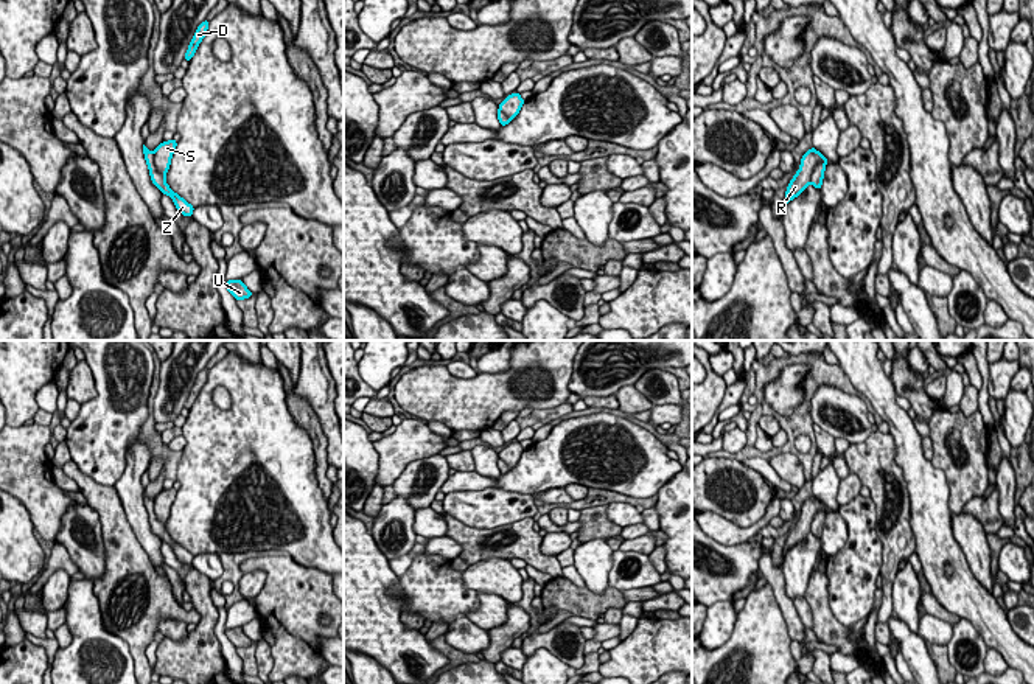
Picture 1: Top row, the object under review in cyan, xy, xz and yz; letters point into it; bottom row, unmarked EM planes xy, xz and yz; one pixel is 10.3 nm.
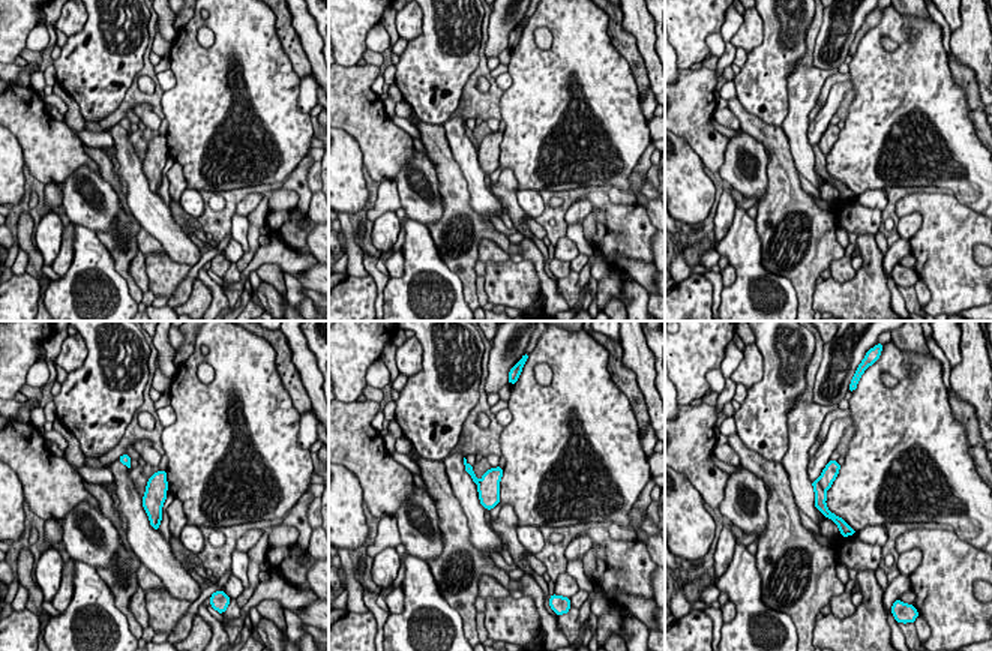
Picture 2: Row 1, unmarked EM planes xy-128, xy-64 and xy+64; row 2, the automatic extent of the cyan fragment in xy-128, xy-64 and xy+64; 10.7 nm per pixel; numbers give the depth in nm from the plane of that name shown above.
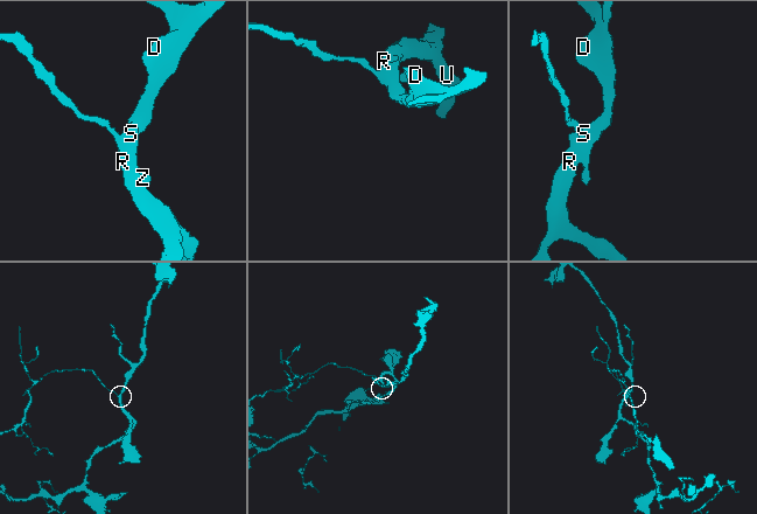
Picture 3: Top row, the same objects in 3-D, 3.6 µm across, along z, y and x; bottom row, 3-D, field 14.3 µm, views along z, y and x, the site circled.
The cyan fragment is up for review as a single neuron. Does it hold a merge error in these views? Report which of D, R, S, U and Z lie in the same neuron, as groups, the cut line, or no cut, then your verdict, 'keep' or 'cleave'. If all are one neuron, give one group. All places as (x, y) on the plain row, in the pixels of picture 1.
D R S U / Z; cut in yz along (826, 510), (815, 513), (809, 530); cleave

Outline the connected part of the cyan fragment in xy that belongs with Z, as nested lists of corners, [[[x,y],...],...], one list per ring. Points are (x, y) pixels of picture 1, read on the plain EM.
[[[143,493],[143,502],[149,516],[149,524],[152,532],[162,539],[162,543],[168,543],[173,546],[174,553],[183,564],[191,564],[194,555],[190,553],[185,547],[182,547],[179,543],[176,543],[166,532],[165,525],[157,519],[154,513],[154,504],[152,501]]]

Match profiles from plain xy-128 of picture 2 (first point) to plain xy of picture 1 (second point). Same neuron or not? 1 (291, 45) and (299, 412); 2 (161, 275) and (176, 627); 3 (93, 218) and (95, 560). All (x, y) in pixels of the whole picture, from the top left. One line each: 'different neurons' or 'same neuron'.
1: same neuron
2: different neurons
3: same neuron

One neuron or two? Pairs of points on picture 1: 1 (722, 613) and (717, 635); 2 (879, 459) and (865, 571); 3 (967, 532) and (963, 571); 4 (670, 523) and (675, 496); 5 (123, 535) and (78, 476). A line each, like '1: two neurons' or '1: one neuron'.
1: one neuron
2: two neurons
3: two neurons
4: one neuron
5: one neuron

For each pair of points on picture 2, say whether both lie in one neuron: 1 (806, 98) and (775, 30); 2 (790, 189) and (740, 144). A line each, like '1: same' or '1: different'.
1: different
2: different

